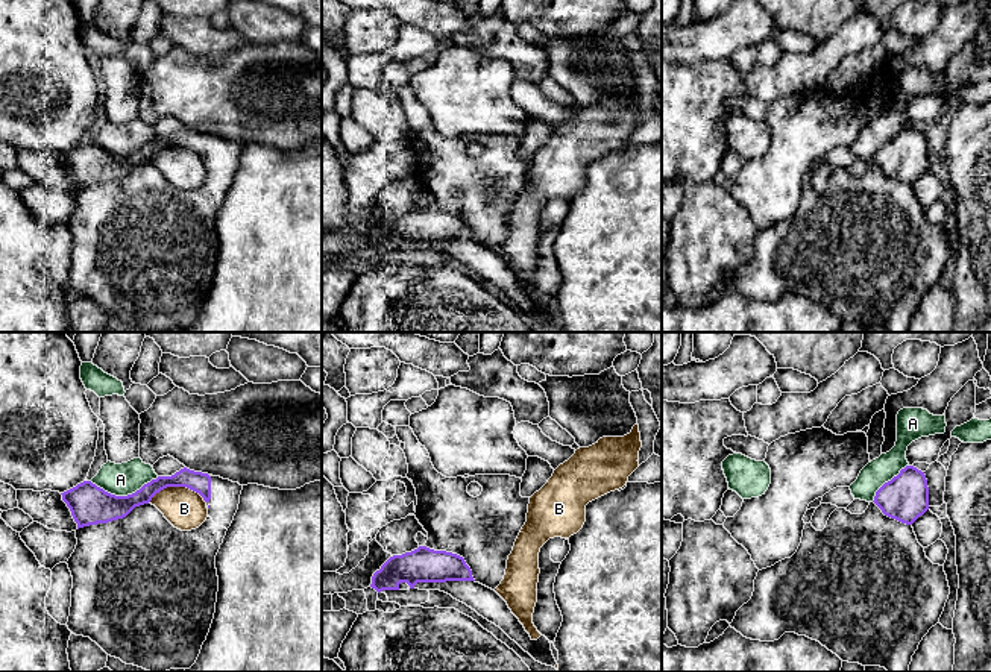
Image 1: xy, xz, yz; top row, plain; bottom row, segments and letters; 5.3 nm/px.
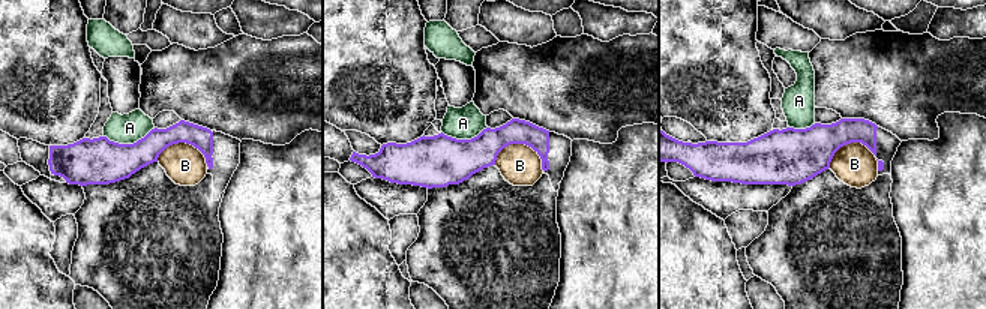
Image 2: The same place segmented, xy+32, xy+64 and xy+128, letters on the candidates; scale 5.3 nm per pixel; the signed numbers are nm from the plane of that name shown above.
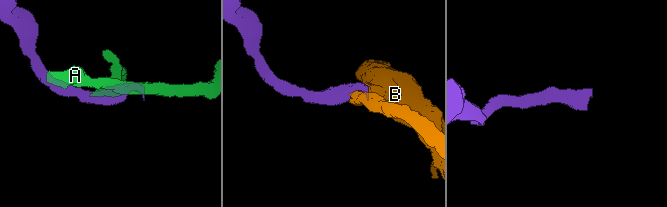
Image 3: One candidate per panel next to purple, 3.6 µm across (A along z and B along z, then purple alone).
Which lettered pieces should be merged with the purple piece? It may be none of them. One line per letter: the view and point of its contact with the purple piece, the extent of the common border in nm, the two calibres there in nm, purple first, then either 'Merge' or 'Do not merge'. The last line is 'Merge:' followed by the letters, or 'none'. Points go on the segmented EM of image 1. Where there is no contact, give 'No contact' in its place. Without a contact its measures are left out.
A: Touches purple at xy (123, 496). Shared border 360 nm. Thickness 200 nm (purple) against 170 nm. Do not merge
B: Touches purple at xy (178, 486). Shared border 300 nm. Thickness 110 nm (purple) against 220 nm. Do not merge
Merge: none

